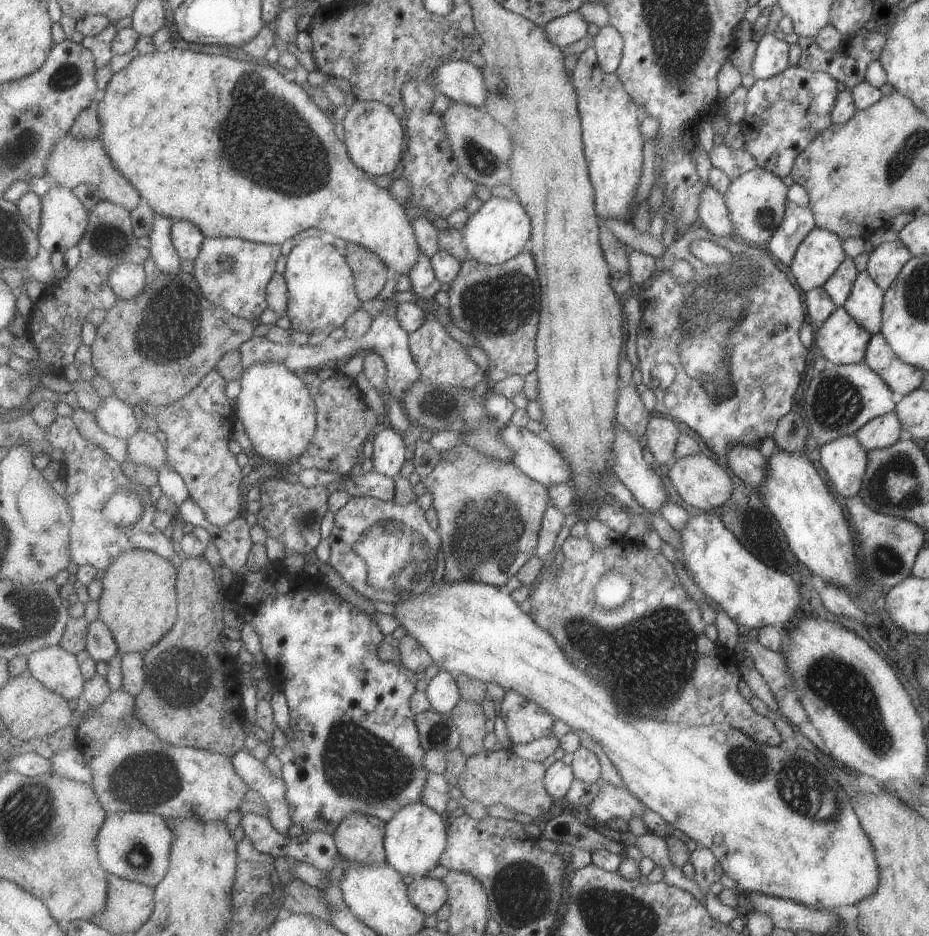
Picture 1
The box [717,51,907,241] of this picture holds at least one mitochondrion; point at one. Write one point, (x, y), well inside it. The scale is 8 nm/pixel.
(766, 216)

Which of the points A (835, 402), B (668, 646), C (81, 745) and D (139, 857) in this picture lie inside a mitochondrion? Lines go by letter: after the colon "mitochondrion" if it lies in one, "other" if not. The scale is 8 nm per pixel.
A: mitochondrion
B: mitochondrion
C: other
D: mitochondrion

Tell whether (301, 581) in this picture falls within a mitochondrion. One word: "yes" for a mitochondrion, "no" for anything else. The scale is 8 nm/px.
no

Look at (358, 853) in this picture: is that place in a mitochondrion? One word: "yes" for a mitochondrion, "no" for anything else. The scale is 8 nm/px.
no

